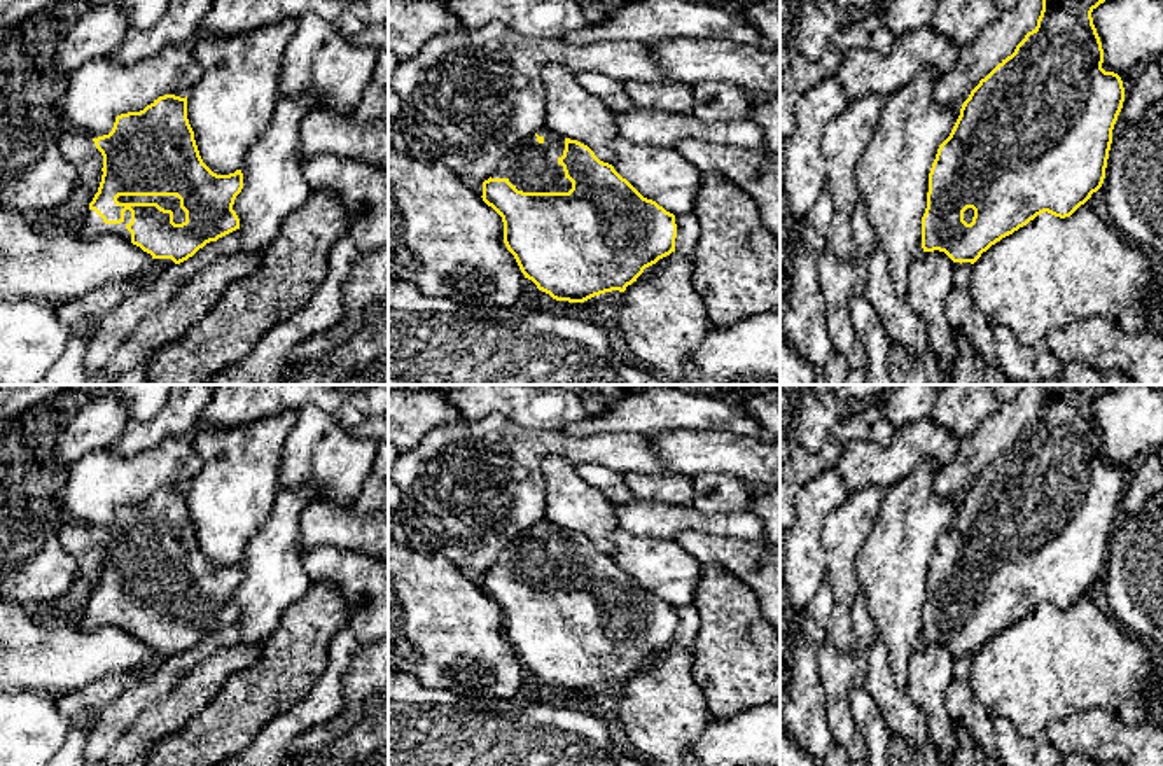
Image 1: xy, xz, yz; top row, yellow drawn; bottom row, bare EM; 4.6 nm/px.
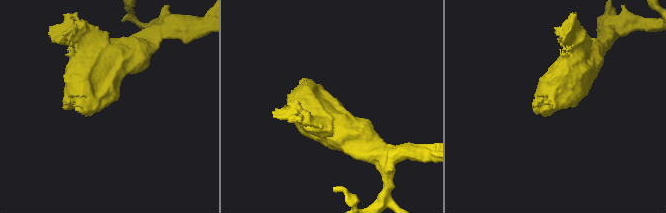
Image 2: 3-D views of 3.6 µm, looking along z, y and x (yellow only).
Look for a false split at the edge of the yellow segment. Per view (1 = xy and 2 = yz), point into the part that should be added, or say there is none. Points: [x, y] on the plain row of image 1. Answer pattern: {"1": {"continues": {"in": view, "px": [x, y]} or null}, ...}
{"1": {"continues": {"in": "xy", "px": [93, 618]}}, "2": {"continues": {"in": "yz", "px": [968, 607]}}}

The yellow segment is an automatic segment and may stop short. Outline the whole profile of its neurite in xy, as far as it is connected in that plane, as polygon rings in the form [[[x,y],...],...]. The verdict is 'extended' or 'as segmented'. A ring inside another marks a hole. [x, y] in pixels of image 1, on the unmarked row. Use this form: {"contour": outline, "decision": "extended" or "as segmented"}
{"contour": [[[164,486],[140,504],[121,505],[112,523],[93,533],[103,547],[103,567],[77,624],[80,630],[119,628],[140,638],[152,651],[154,665],[164,665],[170,658],[192,649],[206,635],[240,621],[233,596],[243,581],[243,565],[236,561],[229,567],[217,567],[203,554],[187,511],[187,488]]], "decision": "extended"}

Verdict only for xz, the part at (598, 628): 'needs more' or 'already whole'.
needs more

